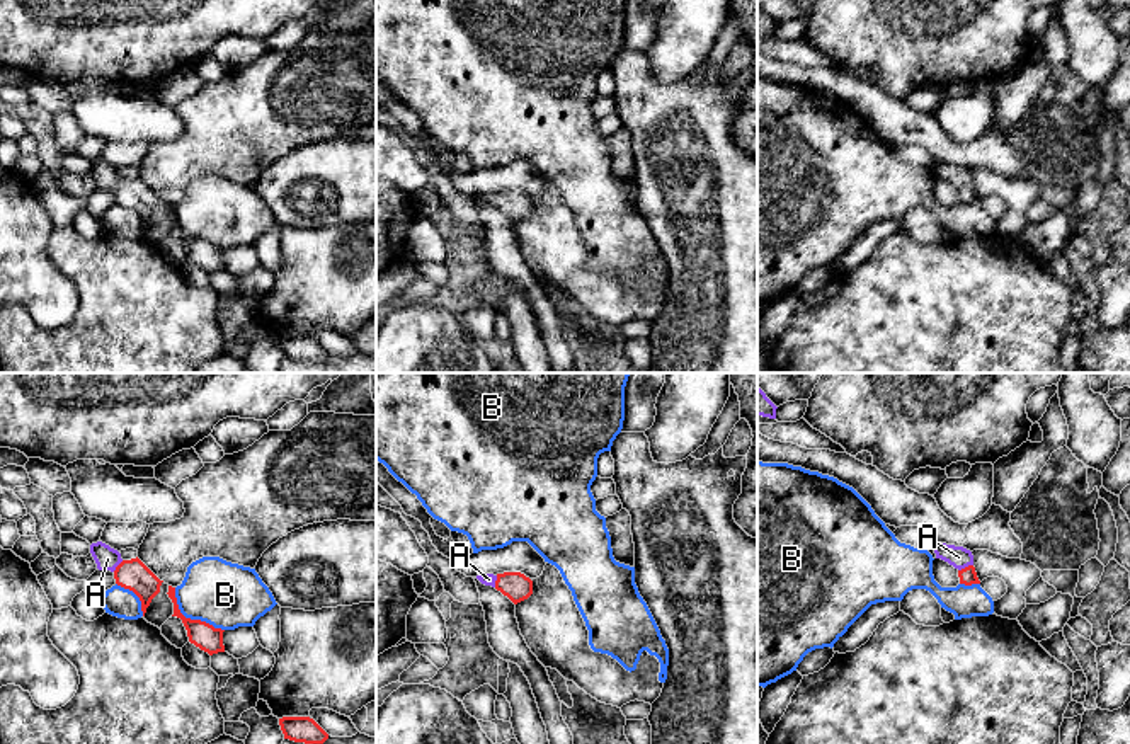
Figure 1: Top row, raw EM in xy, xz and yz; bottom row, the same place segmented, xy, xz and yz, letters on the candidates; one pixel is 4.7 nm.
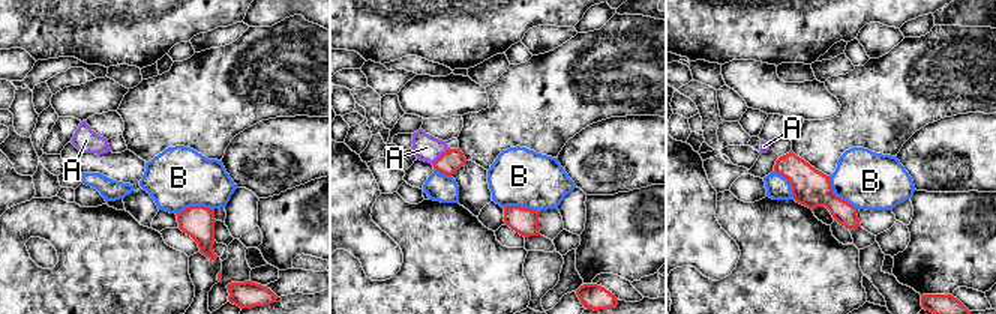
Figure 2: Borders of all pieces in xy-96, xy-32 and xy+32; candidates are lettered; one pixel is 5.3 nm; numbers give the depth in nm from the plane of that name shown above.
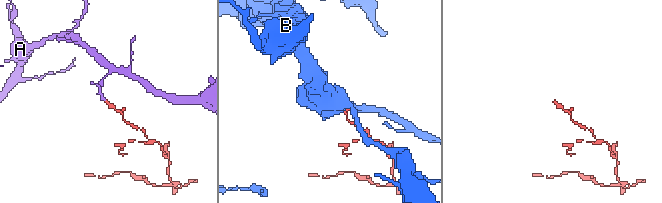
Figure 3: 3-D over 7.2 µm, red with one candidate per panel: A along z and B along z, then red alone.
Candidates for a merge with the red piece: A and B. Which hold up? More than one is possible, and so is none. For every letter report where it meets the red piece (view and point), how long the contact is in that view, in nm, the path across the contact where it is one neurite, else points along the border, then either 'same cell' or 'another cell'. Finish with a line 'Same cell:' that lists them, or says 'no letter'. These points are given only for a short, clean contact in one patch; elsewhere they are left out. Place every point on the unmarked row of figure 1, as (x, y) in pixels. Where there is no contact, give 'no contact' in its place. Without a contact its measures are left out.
A: meets red in yz at (965, 186); contact 80 nm long; runs through yz (967, 194), (965, 186), (958, 176); same cell
B: meets red in xy at (189, 237); contact 320 nm long; another cell
Same cell: A

